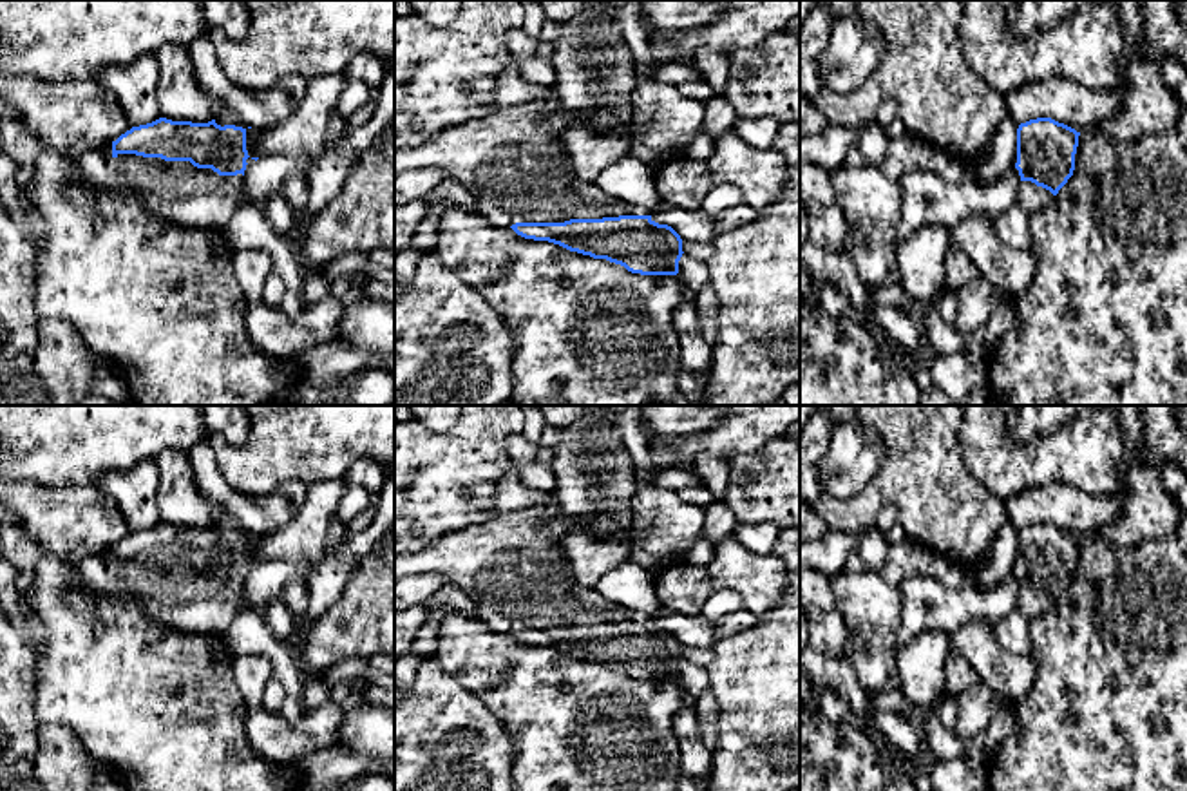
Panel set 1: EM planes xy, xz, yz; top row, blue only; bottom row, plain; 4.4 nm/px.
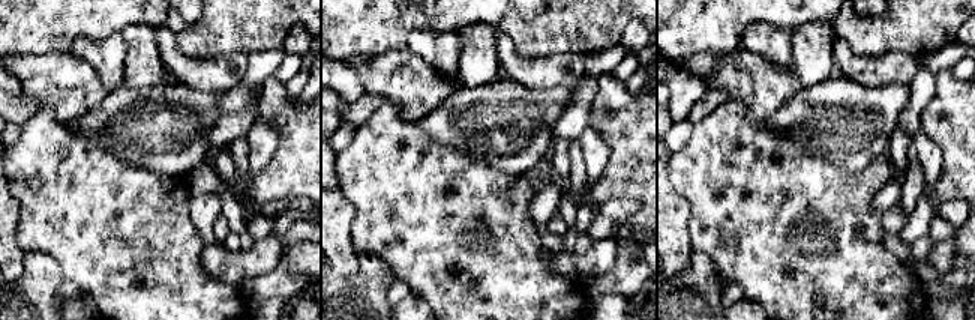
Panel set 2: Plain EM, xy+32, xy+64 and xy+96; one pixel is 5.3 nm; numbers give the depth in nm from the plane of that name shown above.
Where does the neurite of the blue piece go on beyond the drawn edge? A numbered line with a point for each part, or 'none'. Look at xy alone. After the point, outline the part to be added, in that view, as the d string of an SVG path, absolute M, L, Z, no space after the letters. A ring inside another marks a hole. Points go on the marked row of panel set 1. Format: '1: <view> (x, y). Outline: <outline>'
1: xy (176, 190). Outline: M112 143L76 157L98 190L127 195L148 212L194 228L223 230L246 203L244 181L197 168L190 161L165 161L136 154L112 156Z

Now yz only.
1: yz (1030, 198). Outline: M1021 181L1019 190L1017 190L1017 205L1028 214L1040 212L1048 208L1053 203L1055 195L1042 188L1037 186L1031 181Z

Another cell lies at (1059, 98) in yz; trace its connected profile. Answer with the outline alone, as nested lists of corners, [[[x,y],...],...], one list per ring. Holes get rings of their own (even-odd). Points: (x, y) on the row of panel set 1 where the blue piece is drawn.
[[[1051,76],[1024,83],[1004,96],[1008,116],[1017,123],[1051,118],[1077,132],[1098,132],[1122,105],[1122,91],[1093,91],[1073,80]]]

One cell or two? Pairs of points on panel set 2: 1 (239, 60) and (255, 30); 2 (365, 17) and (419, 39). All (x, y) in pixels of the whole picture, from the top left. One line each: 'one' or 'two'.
1: two
2: two

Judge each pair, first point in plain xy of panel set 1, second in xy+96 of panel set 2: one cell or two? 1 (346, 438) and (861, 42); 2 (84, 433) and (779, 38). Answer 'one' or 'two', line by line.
1: one
2: two

